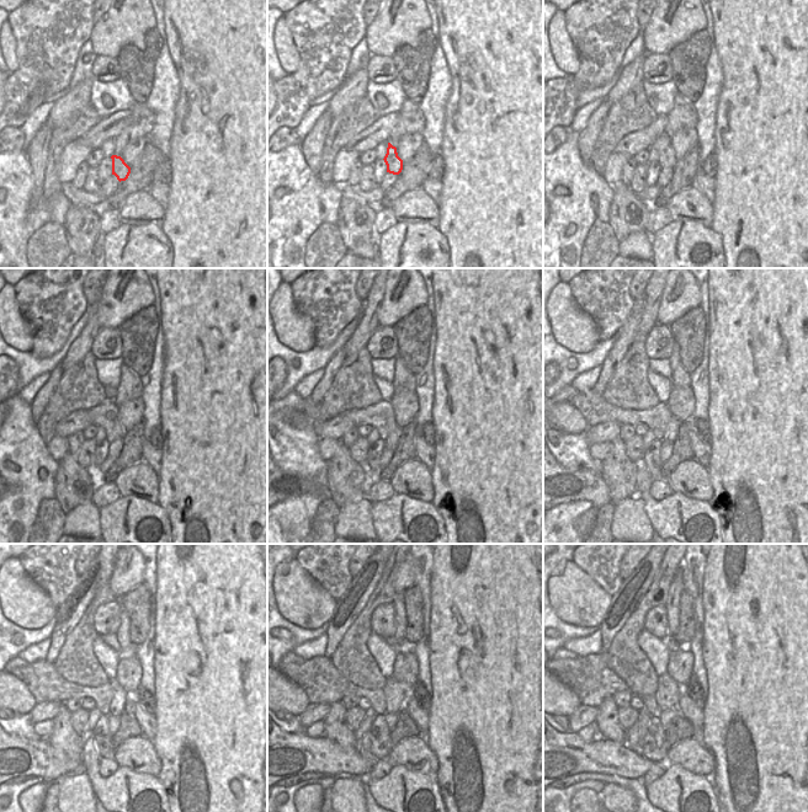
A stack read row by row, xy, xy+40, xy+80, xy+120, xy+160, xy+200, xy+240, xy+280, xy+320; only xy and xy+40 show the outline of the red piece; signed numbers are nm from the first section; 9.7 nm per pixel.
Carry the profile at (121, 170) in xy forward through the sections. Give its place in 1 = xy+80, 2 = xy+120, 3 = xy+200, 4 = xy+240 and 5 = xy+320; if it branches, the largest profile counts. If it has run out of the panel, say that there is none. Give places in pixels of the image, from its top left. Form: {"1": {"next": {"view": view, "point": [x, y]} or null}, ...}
{"1": {"next": {"view": "xy+80", "point": [662, 144]}}, "2": {"next": {"view": "xy+120", "point": [105, 415]}}, "3": {"next": {"view": "xy+200", "point": [595, 410]}}, "4": {"next": {"view": "xy+240", "point": [46, 684]}}, "5": {"next": {"view": "xy+320", "point": [593, 680]}}}

